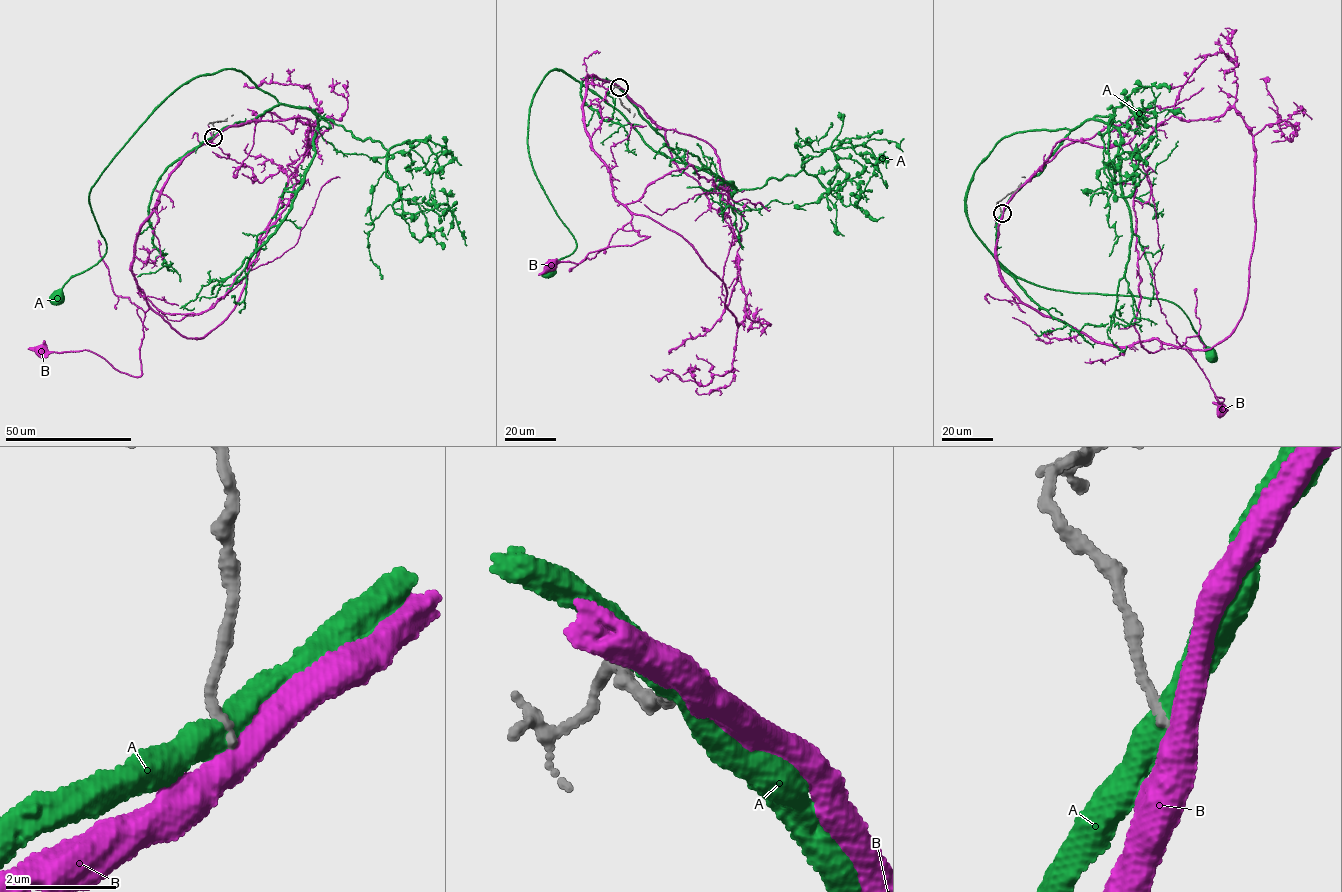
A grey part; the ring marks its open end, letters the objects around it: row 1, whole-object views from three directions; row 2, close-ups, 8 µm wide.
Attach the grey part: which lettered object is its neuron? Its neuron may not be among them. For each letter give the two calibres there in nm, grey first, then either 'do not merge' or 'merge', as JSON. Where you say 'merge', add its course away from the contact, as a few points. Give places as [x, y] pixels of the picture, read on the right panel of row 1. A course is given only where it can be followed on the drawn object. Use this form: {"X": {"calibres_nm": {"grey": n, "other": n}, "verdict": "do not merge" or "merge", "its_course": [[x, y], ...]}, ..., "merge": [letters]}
{"A": {"calibres_nm": {"grey": 180, "other": 480}, "verdict": "do not merge"}, "B": {"calibres_nm": {"grey": 150, "other": 500}, "verdict": "do not merge"}, "merge": []}

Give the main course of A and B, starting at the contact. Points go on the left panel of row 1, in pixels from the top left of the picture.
A: (213, 136), (278, 102), (232, 69), (196, 76), (174, 91), (89, 191), (105, 254), (57, 297)
B: (213, 137), (170, 175), (137, 237), (130, 267), (149, 308), (141, 374), (119, 371), (87, 350), (41, 352)

